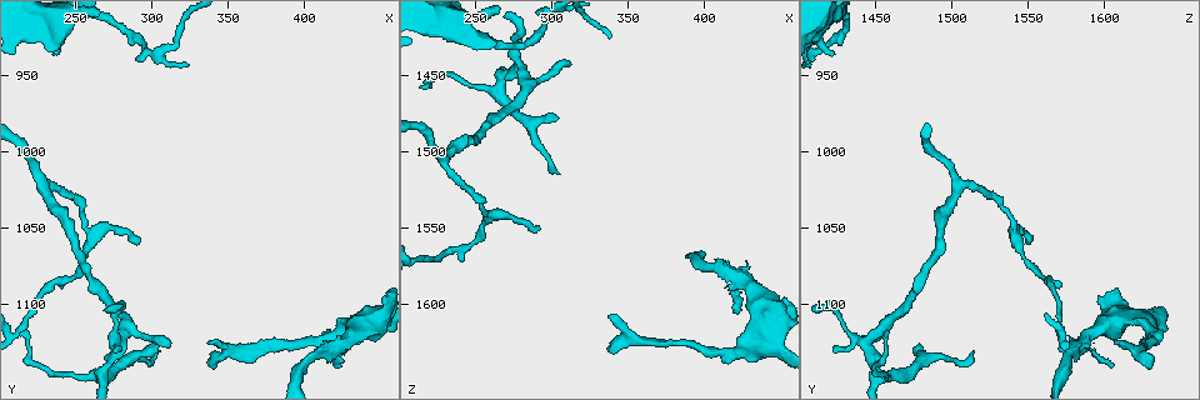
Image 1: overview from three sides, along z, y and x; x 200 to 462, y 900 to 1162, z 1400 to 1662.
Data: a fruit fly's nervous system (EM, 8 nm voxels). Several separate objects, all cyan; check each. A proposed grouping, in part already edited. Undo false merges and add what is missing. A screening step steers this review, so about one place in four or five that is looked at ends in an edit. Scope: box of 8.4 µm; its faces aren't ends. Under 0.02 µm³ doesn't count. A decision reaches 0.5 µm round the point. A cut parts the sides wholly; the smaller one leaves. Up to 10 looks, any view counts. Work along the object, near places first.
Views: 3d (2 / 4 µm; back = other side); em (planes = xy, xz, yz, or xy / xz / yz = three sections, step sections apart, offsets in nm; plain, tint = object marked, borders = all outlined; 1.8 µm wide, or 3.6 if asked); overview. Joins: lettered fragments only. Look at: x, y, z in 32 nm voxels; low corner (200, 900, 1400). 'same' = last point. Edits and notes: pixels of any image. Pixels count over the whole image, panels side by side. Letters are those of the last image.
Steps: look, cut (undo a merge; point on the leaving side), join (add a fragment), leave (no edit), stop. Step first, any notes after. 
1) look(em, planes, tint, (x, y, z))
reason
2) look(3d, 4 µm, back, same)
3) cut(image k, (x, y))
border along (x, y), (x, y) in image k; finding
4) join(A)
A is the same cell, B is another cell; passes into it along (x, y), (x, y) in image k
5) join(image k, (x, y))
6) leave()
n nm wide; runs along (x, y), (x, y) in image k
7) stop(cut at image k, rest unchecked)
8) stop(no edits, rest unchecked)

look(3d, 2 µm, (278, 1132, 1424))

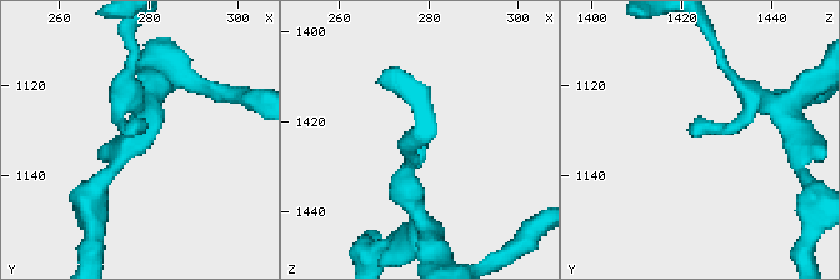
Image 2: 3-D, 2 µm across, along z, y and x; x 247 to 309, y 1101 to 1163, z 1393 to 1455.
look(em, planes, borders, (276, 1131, 1424))
shape alone is not enough

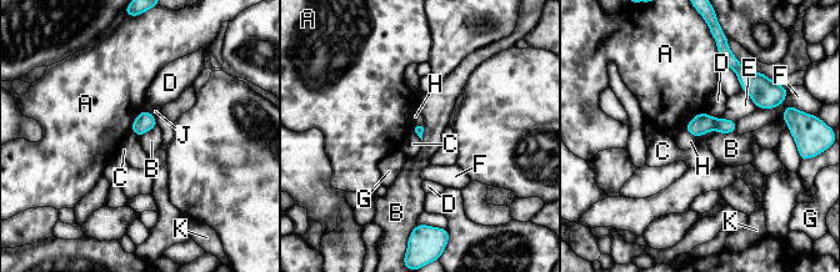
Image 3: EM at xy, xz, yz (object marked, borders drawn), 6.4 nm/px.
leave()
A, B, C, D, E, F, G, H, J and K are other cells; border along (718, 131), (708, 131), (703, 136) in image 3; no lettered fragment goes on from it

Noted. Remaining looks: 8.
look(3d, 4 µm, (304, 1126, 1478))

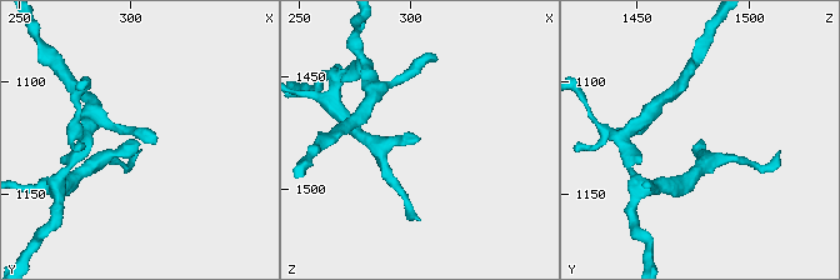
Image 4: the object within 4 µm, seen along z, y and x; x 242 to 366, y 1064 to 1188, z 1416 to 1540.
look(em, yz, step 16, tint, (303, 1128, 1477))
need the tissue

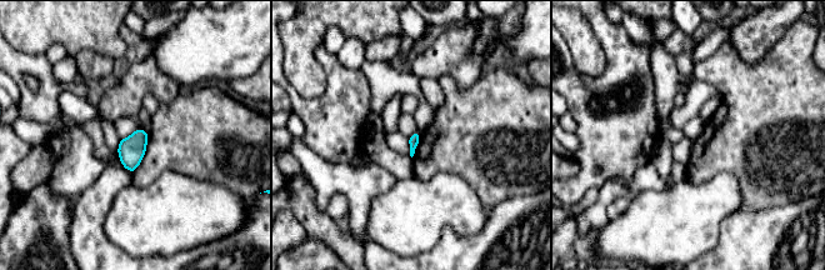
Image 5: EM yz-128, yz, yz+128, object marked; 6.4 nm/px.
look(em, planes, borders, same)
another direction

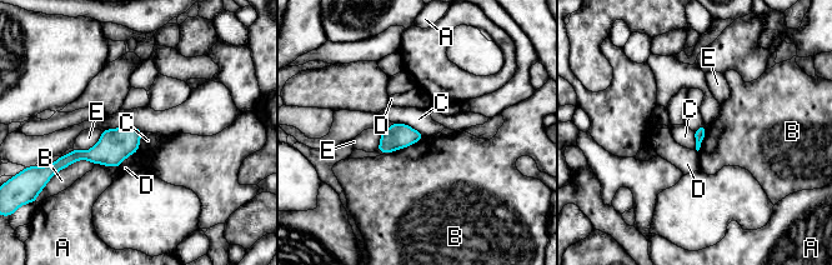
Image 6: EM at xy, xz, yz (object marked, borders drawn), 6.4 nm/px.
leave()
A, B, C, D and E are other cells; border along (394, 121), (407, 124), (424, 135) in image 6; no lettered fragment goes on from it

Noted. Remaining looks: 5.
look(em, planes, tint, (230, 1026, 1504))
sharp bend

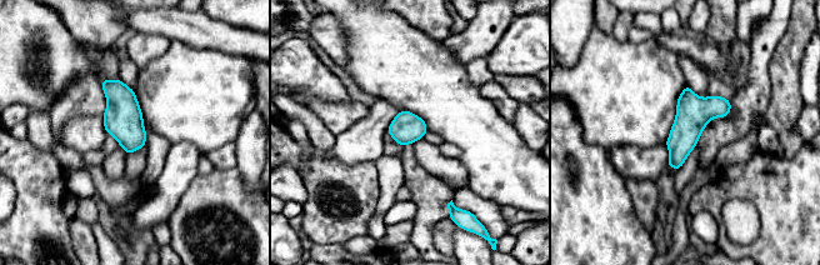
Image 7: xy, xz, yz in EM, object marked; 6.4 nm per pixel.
look(em, planes, borders, same)

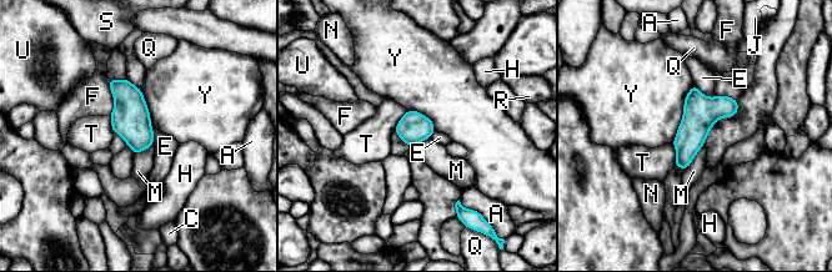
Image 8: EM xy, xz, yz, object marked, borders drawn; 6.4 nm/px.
leave()
A, C, E, F, H, J, M, N, Q, R, S, T, U and Y are other cells; border along (703, 142), (685, 170) in image 8; all the same cell

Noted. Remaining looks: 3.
look(em, xy, step 16, tint, (338, 1140, 1632))
branch stops here

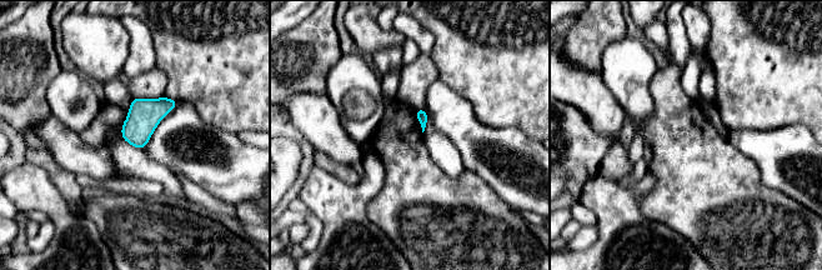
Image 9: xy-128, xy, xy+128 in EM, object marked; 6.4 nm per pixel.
look(em, planes, borders, same)

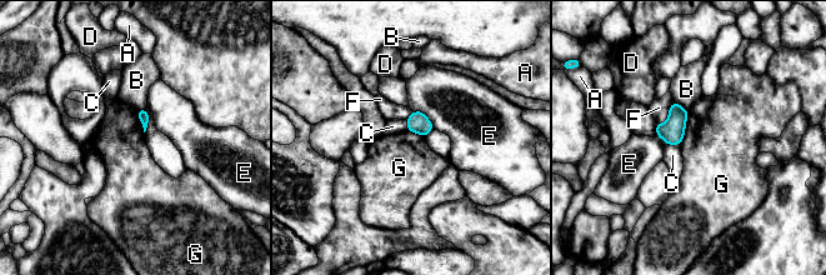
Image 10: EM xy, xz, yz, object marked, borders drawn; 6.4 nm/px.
leave()
A, B, C, D, E, F and G are other cells; border along (689, 110), (684, 140), (680, 144) in image 10; none of them fits

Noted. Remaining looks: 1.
stop(no edits, rest unchecked)

